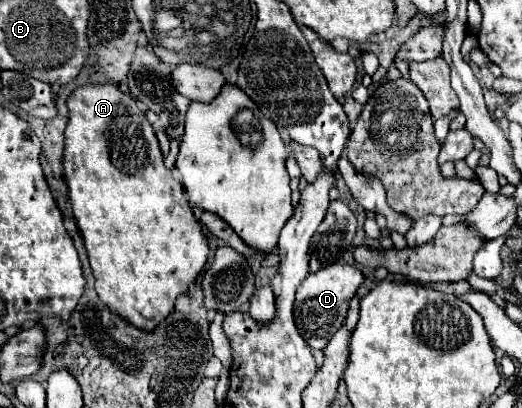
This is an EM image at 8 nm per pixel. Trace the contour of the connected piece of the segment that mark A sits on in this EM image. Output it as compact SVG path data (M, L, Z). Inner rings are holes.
M102 83L98 87L76 87L72 91L72 95L68 97L68 127L66 127L66 145L64 145L64 181L68 185L68 195L70 195L70 203L74 209L74 217L76 217L76 225L84 237L84 245L90 257L90 267L94 271L94 279L96 279L96 291L100 295L100 299L118 315L122 315L126 321L130 321L134 327L152 331L172 309L174 309L174 301L178 295L188 291L188 285L196 281L198 273L204 269L206 261L208 261L208 241L202 233L202 225L200 221L194 217L192 207L184 195L182 185L174 179L172 171L164 167L162 161L162 151L158 147L158 139L154 135L152 125L148 123L146 115L144 115L144 107L126 91L122 91L118 85L114 83Z

